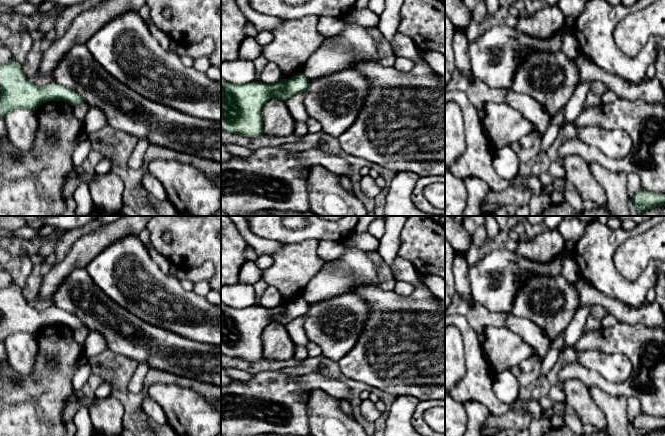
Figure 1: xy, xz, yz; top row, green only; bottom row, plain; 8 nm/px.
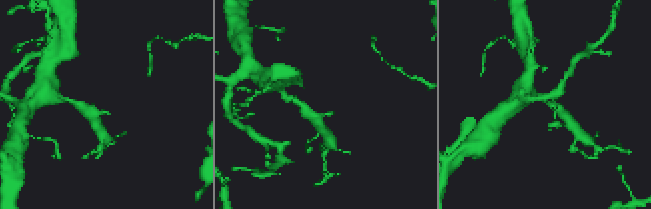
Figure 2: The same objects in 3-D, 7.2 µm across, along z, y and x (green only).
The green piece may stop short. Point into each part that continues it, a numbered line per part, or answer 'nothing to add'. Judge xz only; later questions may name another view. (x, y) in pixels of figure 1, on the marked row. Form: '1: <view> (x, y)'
nothing to add

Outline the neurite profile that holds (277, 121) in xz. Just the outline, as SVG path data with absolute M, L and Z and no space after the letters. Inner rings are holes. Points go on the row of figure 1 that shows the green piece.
M278 98L269 99L264 104L261 115L265 134L277 137L293 134L295 120L291 116L285 101Z

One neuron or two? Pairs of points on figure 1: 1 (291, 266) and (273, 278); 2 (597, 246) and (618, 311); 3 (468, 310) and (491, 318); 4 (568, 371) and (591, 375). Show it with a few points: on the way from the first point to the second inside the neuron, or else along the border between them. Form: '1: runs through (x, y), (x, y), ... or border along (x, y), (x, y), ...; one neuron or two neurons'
1: runs through (287, 270), (282, 275), (277, 275); one neuron
2: border along (594, 287), (608, 296), (636, 308); two neurons
3: runs through (474, 312), (480, 318), (485, 318); one neuron
4: runs through (574, 371), (585, 375); one neuron

